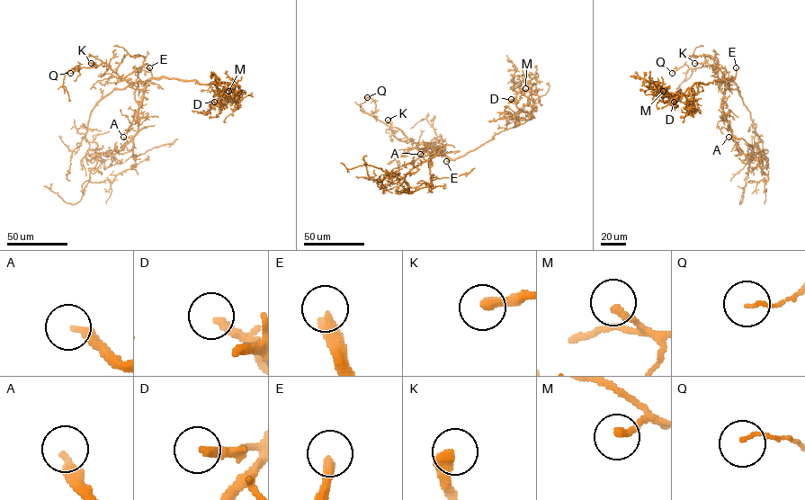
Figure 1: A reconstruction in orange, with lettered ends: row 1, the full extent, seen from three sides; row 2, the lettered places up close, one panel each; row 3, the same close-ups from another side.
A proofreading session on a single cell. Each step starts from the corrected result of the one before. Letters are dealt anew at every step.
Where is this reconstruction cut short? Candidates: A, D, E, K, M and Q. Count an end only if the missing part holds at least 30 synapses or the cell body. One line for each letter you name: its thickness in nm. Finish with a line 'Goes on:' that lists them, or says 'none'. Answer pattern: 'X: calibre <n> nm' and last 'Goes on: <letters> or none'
D: calibre 260 nm
E: calibre 340 nm
Goes on: D, E

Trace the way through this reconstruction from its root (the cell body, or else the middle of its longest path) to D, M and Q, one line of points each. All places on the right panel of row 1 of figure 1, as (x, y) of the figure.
D: (725, 88), (726, 84), (734, 78), (695, 83), (685, 102), (674, 102)
M: (725, 88), (726, 84), (734, 78), (709, 84), (694, 83), (679, 95), (663, 91)
Q: (725, 88), (728, 81), (720, 83), (716, 71), (706, 63), (694, 68), (684, 65), (672, 73)

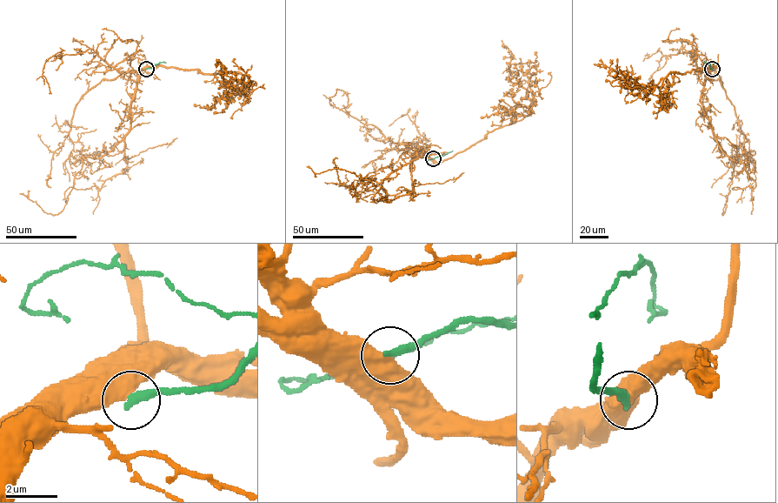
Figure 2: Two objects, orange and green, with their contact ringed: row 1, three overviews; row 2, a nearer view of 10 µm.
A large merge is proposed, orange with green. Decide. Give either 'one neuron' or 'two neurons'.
two neurons

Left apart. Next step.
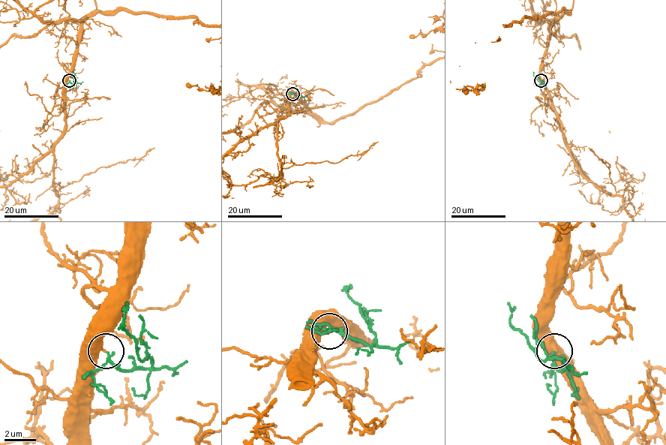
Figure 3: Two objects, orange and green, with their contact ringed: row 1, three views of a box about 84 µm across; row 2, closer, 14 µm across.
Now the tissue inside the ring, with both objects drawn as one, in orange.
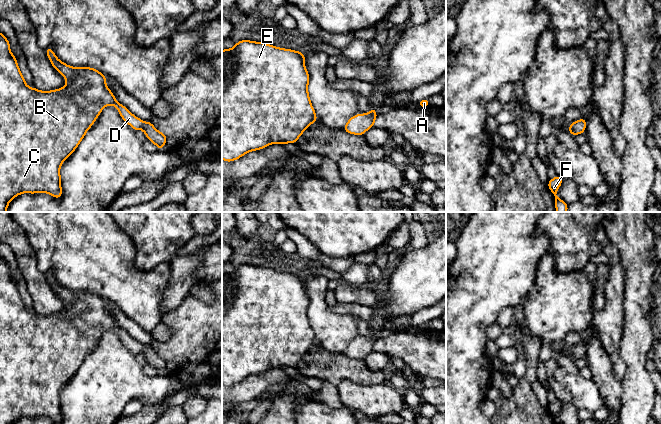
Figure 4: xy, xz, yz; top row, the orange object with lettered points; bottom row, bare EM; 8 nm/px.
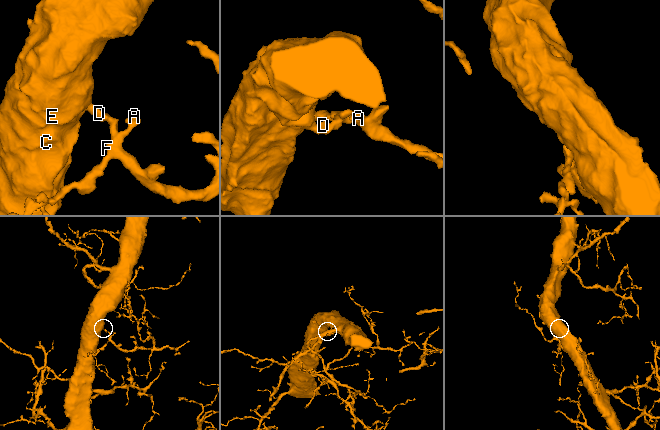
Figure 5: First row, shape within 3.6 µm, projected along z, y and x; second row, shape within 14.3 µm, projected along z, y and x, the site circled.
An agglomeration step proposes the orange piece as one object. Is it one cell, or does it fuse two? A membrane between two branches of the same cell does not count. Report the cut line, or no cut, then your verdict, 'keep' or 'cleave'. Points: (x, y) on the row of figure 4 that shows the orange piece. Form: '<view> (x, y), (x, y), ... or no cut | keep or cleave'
no cut | keep

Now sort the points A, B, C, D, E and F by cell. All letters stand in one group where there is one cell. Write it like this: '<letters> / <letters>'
A B C D E F

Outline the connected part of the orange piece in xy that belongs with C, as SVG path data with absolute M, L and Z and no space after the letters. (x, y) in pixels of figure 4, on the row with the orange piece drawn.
M0 32L0 212L6 212L9 202L22 193L48 193L59 199L62 195L60 176L62 163L74 152L102 109L108 105L114 105L123 121L135 131L143 130L147 139L158 147L158 151L166 145L166 134L159 132L152 122L144 122L137 118L124 105L117 102L106 85L105 75L95 68L68 66L56 57L50 47L45 51L54 69L67 81L63 88L44 92L28 87L18 67L17 59L10 51L8 39Z

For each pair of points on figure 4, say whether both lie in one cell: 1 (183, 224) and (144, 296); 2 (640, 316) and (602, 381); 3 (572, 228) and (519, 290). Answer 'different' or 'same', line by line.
1: different
2: different
3: different

